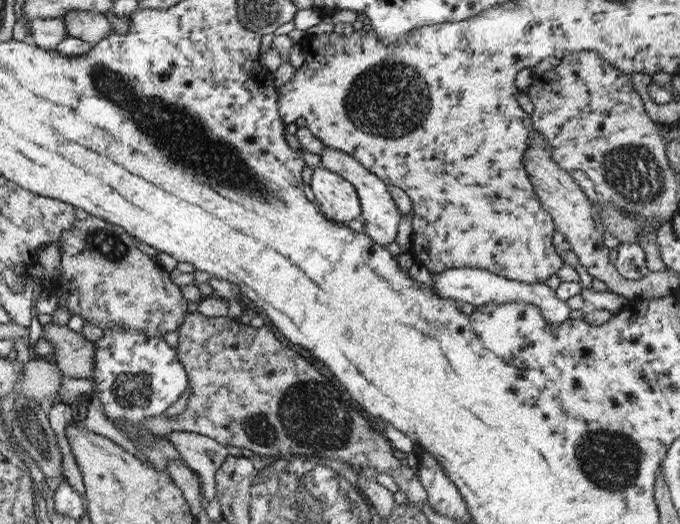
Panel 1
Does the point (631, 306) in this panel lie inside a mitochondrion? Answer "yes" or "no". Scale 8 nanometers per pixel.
no

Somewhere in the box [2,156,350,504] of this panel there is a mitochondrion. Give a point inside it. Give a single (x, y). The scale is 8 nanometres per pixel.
(106, 244)

